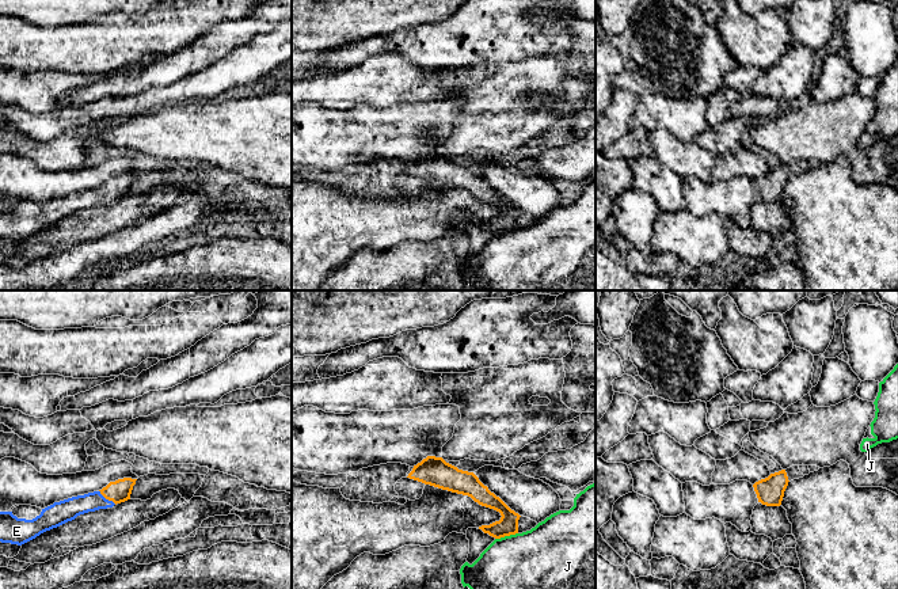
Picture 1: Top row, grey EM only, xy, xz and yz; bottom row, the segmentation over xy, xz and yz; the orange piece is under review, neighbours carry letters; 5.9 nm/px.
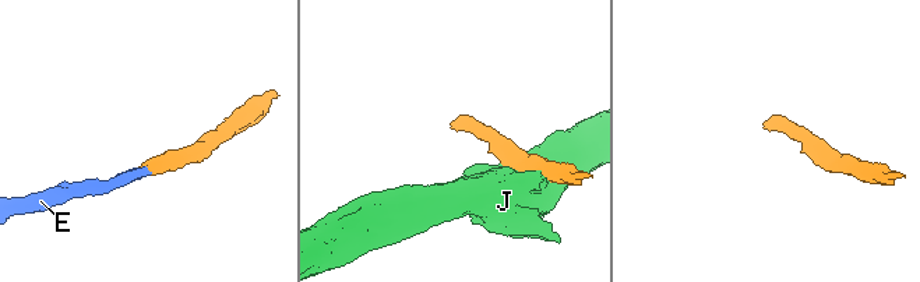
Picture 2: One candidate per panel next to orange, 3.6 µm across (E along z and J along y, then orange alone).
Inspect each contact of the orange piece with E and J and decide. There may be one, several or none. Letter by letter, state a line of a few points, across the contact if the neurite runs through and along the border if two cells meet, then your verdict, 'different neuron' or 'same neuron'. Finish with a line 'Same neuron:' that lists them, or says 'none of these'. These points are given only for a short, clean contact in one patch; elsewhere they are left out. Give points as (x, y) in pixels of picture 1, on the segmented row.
E: xy (118, 491), (107, 498), (68, 509) | same neuron
J: different neuron
Same neuron: E

